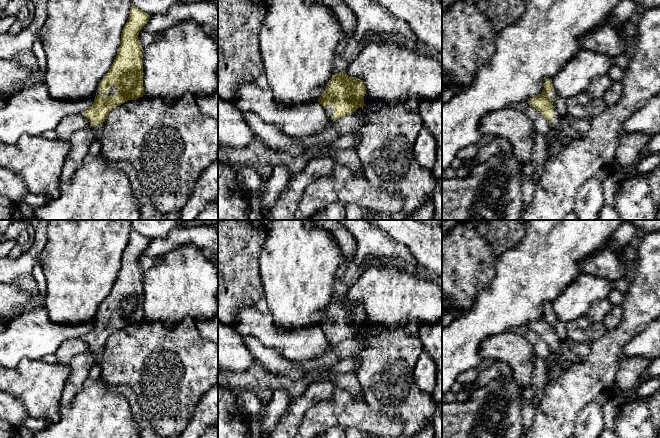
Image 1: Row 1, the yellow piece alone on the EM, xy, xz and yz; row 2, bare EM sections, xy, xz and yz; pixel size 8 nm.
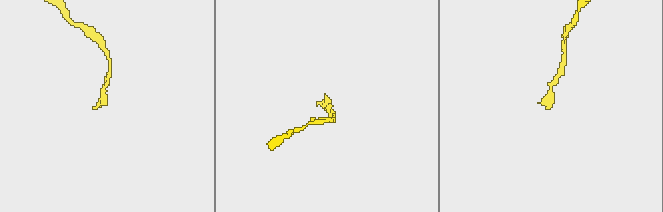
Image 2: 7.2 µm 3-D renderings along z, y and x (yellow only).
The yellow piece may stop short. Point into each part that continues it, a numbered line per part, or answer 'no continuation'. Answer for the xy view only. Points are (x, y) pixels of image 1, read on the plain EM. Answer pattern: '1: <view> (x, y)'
1: xy (112, 315)

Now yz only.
1: yz (559, 329)

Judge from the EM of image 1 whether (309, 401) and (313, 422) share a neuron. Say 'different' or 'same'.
different

